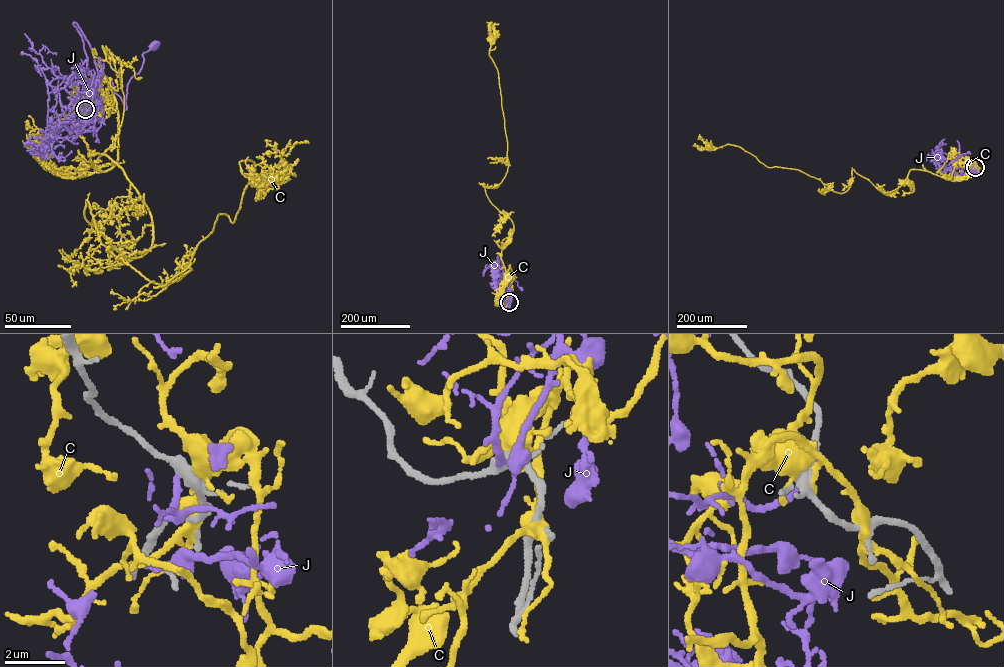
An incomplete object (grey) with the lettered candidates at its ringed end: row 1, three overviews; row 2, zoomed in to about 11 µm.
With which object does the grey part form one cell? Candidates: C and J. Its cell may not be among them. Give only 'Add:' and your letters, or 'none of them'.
Add: J

